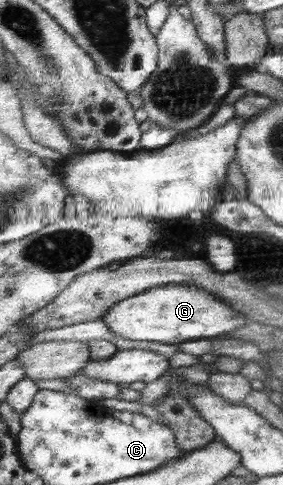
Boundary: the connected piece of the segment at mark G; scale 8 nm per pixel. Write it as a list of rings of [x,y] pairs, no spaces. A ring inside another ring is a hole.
[[[160,285],[115,303],[103,315],[103,322],[116,337],[132,341],[158,341],[176,345],[184,341],[211,340],[217,335],[244,327],[248,318],[213,293],[192,285]]]

